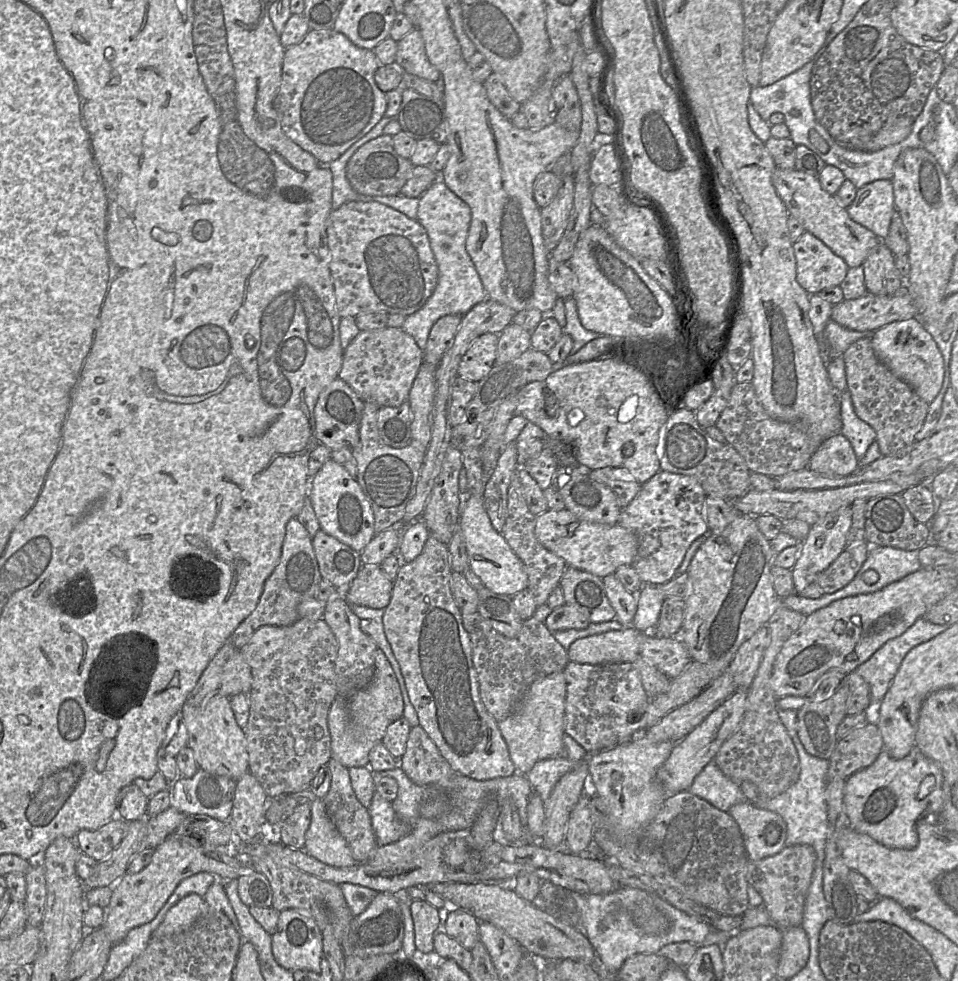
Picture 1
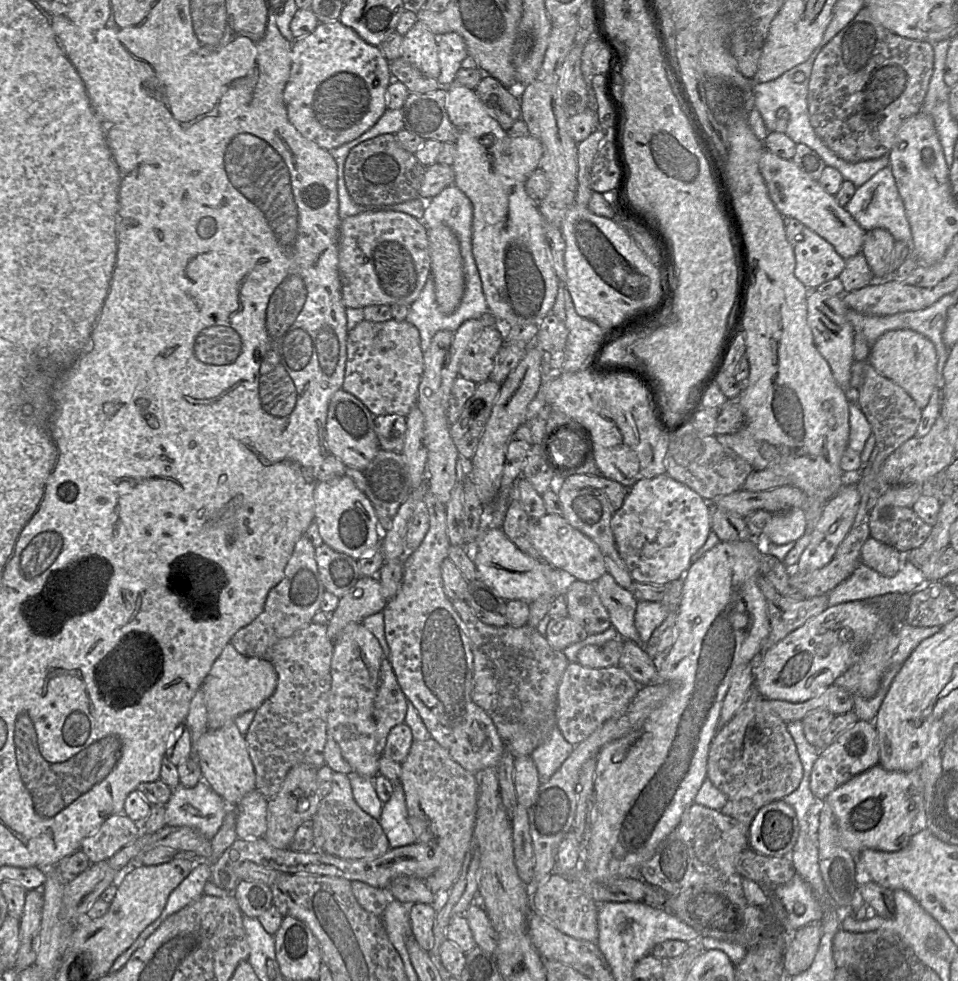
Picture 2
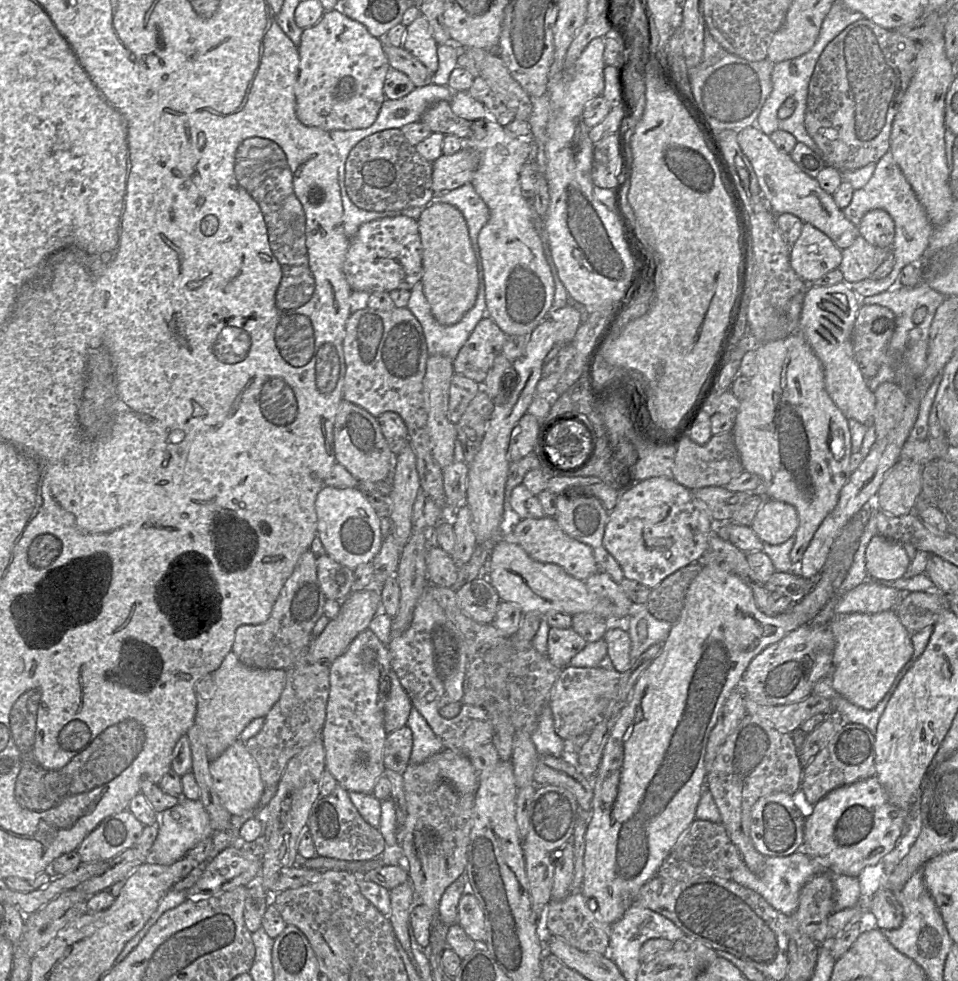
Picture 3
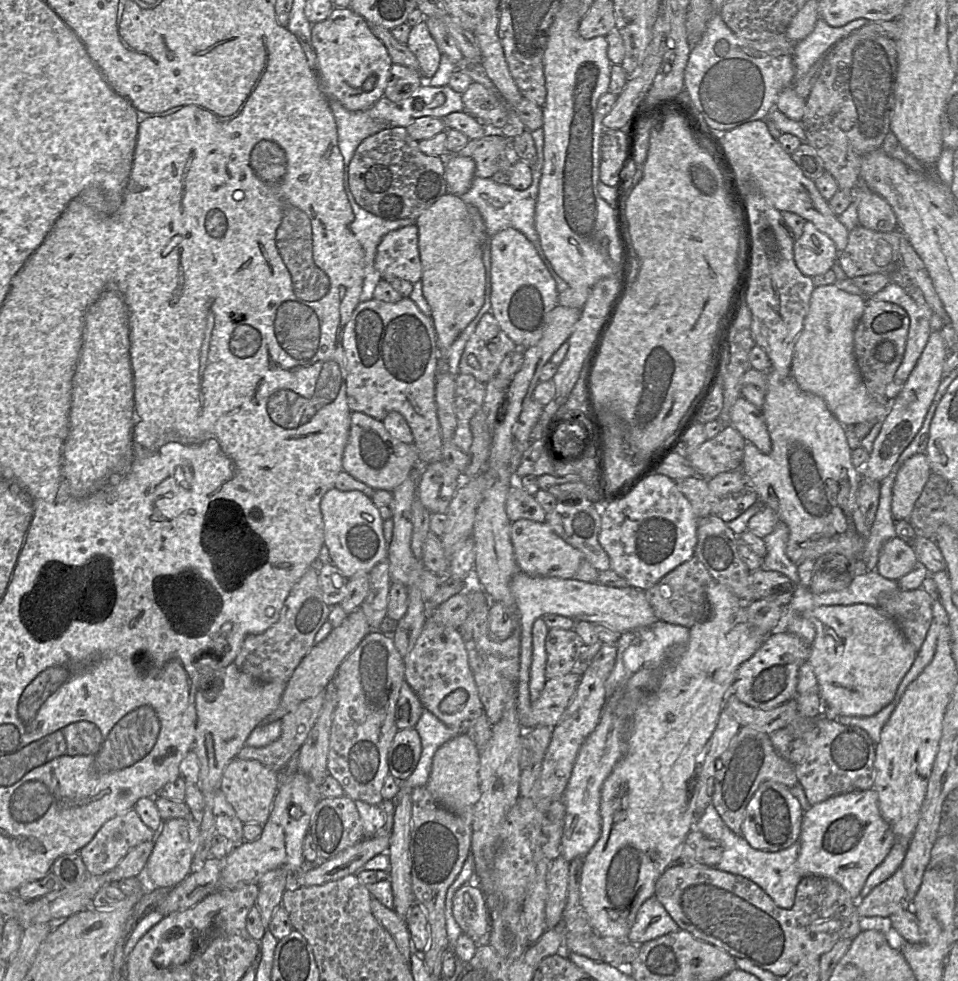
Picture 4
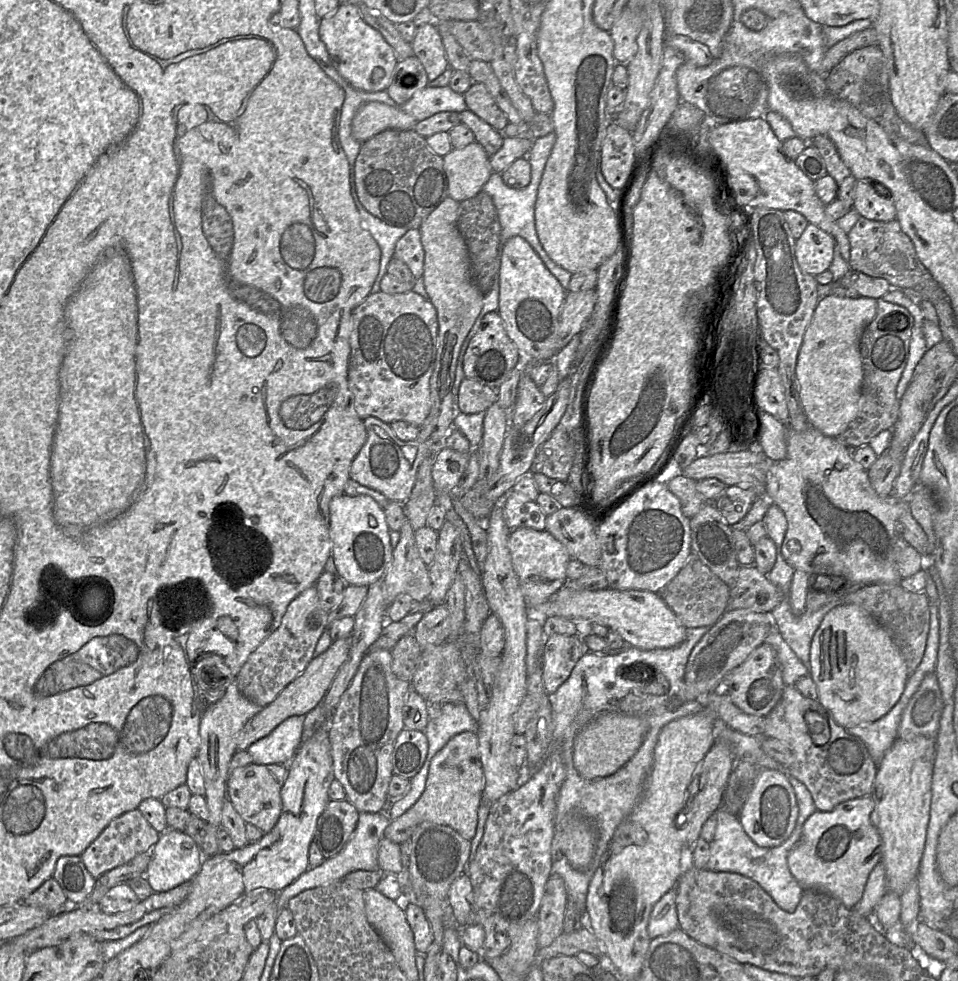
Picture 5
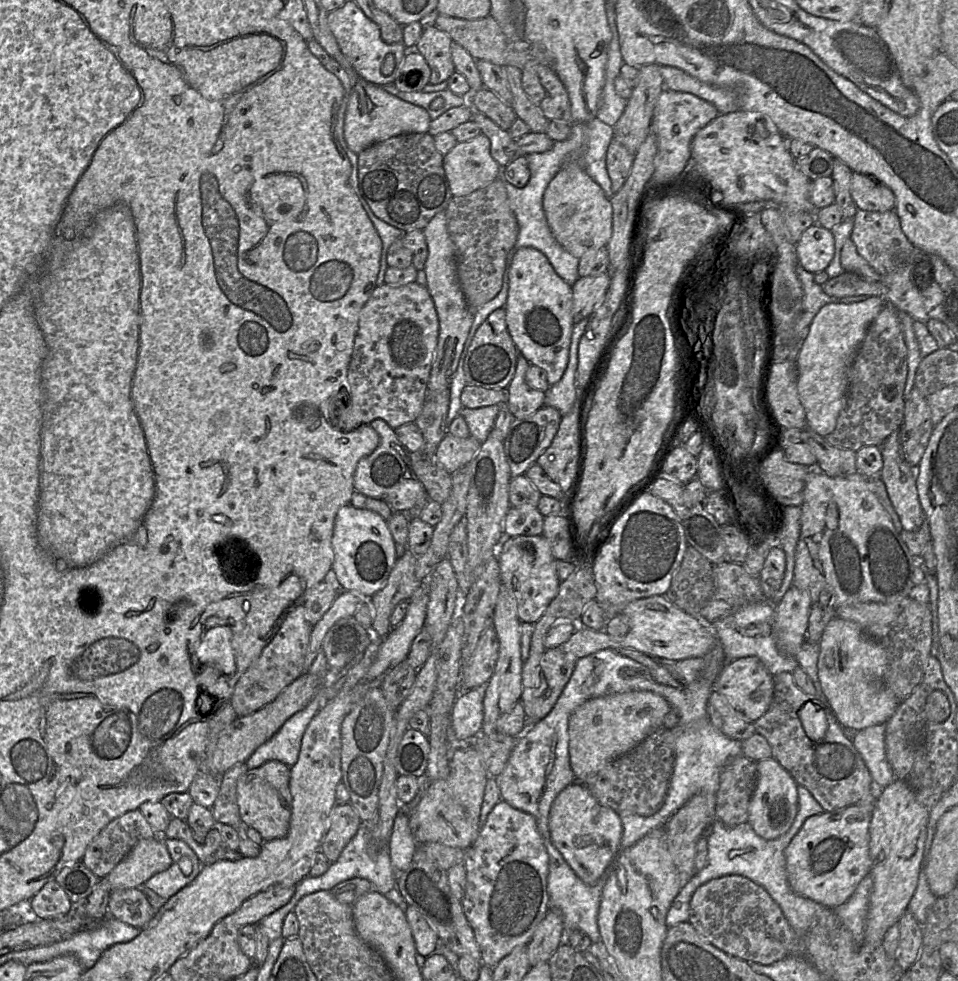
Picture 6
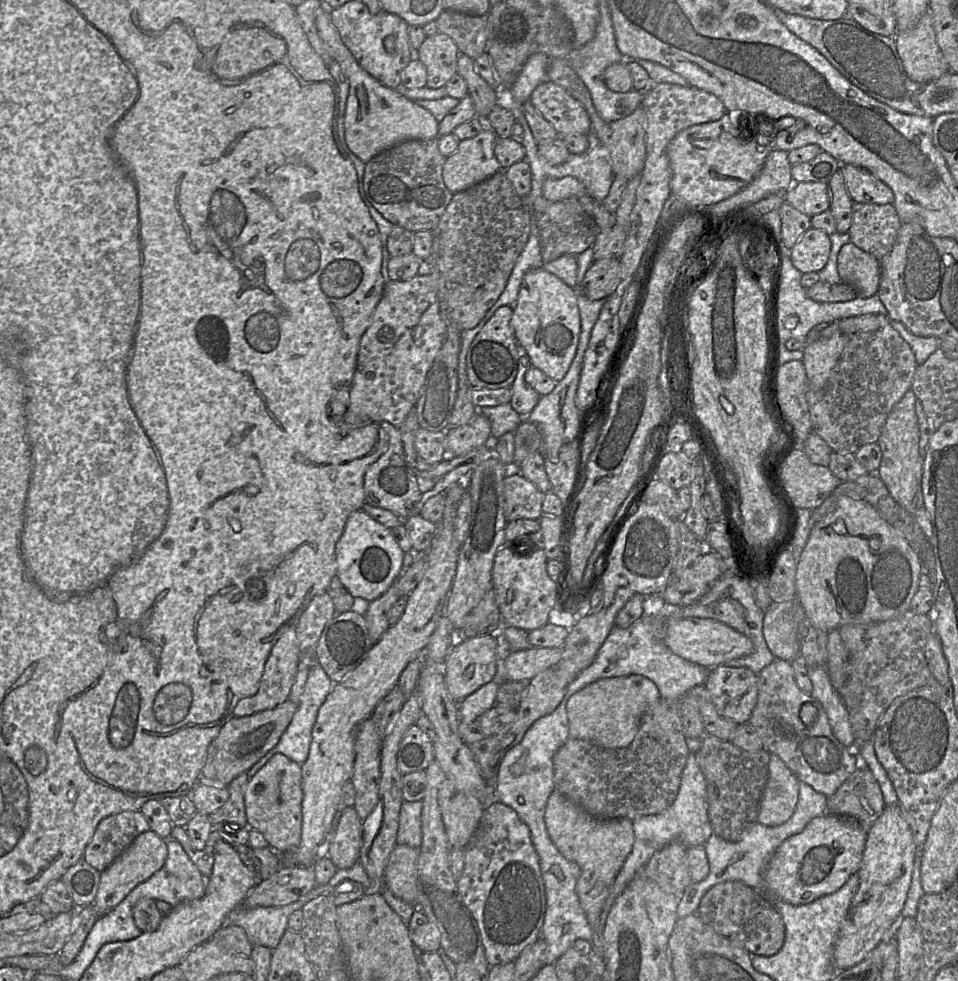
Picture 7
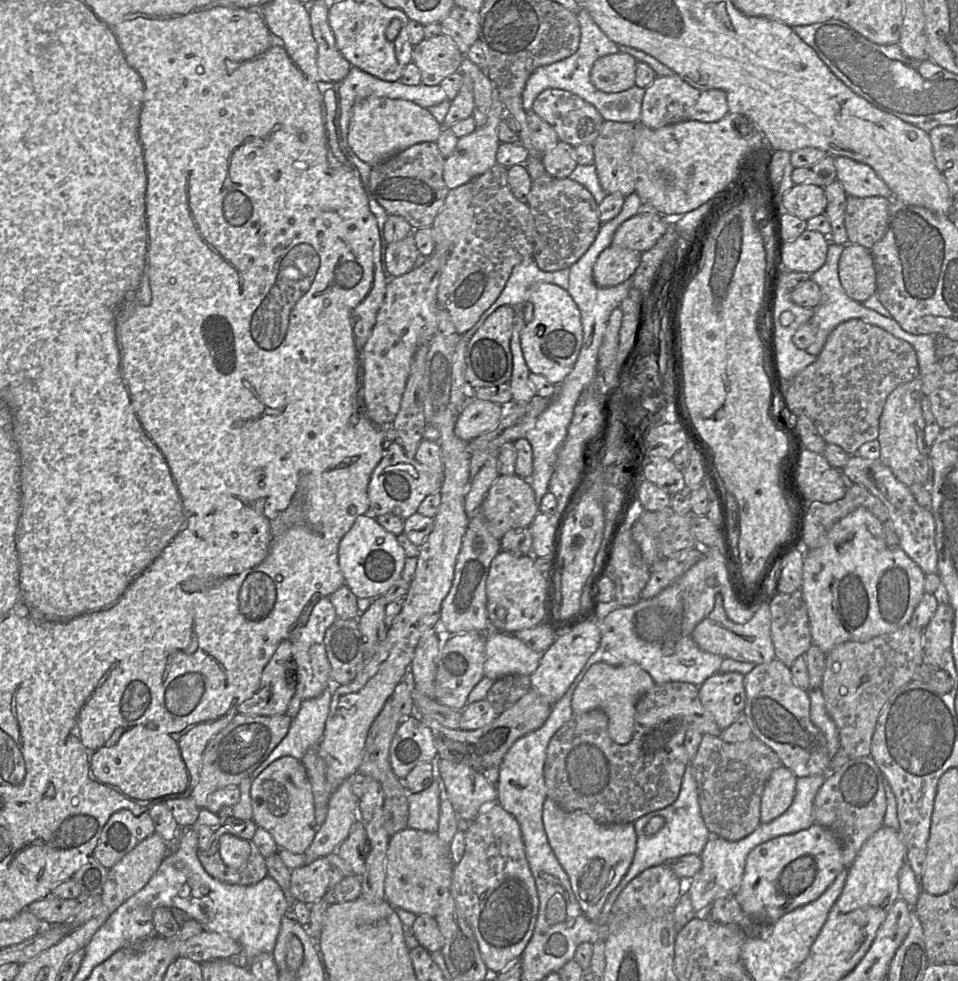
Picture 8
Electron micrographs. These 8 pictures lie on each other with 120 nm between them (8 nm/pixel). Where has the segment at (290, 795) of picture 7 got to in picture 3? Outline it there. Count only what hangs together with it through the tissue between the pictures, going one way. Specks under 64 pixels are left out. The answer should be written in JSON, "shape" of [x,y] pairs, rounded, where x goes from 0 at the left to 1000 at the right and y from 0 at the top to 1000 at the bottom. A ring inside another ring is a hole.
{"shape":[[[244,756],[228,773],[219,777],[218,785],[230,817],[242,832],[253,831],[270,820],[277,800],[271,791],[270,781],[255,756]]]}

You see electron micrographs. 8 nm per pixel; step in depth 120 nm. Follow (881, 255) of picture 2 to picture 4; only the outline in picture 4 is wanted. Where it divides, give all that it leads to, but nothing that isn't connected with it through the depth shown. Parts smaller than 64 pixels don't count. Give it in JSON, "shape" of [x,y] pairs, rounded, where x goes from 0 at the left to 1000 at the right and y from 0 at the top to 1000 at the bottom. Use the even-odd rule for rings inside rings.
{"shape":[[[896,191],[890,197],[896,213],[897,229],[928,238],[937,232],[936,221],[928,207],[905,191]]]}

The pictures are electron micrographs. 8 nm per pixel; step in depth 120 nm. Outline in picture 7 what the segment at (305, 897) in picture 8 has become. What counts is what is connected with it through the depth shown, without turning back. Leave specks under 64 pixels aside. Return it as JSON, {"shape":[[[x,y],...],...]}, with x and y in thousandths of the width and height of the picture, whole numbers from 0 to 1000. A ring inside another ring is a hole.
{"shape":[[[326,883],[293,884],[282,894],[271,896],[257,913],[252,925],[294,925],[310,918],[330,902]]]}

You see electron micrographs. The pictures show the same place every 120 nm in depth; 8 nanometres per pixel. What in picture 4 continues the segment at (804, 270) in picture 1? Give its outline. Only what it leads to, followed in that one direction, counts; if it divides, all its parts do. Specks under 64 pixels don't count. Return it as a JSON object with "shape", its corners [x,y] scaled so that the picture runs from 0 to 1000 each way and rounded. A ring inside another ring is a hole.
{"shape":[[[841,225],[837,240],[829,247],[828,255],[832,272],[844,282],[868,274],[877,259],[871,246],[846,225]]]}

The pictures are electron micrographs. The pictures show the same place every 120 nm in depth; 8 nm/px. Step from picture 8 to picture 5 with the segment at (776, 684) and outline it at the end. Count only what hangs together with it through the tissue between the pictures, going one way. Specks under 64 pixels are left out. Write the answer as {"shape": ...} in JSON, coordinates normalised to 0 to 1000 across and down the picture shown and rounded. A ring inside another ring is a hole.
{"shape":[[[819,698],[815,713],[799,730],[799,752],[819,756],[827,766],[825,778],[817,780],[819,787],[837,797],[844,805],[854,827],[865,828],[885,815],[909,811],[916,780],[909,773],[903,757],[877,740],[855,714],[839,710],[829,699]],[[851,725],[861,732],[866,742],[866,752],[858,760],[849,757],[839,728]]]}

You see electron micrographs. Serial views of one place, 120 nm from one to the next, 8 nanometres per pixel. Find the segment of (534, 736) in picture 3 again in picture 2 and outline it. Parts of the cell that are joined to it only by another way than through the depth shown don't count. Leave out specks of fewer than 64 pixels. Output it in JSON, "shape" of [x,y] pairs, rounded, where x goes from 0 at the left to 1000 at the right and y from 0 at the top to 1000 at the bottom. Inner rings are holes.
{"shape":[[[581,739],[571,754],[553,770],[562,785],[565,798],[571,797],[596,770],[600,759],[590,754]]]}

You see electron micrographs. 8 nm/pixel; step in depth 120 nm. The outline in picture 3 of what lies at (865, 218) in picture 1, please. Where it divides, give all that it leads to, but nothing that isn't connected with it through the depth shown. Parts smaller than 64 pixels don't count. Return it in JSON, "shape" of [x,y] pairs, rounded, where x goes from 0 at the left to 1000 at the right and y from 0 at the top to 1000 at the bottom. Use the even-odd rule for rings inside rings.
{"shape":[[[929,153],[914,167],[913,174],[907,186],[901,192],[891,194],[889,204],[880,213],[880,216],[883,222],[896,231],[901,220],[905,216],[914,213],[925,215],[934,229],[933,245],[928,257],[933,261],[933,270],[930,278],[919,286],[907,283],[887,290],[890,291],[889,295],[897,304],[919,300],[937,291],[936,285],[942,274],[949,269],[959,269],[962,266],[975,235],[966,214],[957,204],[954,195],[934,165]]]}

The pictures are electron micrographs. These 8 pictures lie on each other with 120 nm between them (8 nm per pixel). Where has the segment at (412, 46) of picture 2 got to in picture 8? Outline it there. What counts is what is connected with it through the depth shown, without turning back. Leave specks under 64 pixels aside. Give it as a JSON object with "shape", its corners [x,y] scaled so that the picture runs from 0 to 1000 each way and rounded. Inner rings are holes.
{"shape":[[[459,34],[432,47],[430,63],[438,72],[439,85],[454,88],[479,72],[483,57],[473,41]]]}

